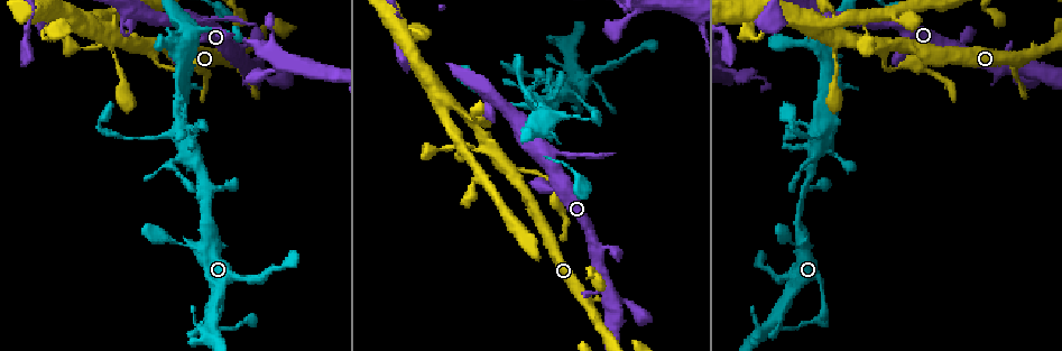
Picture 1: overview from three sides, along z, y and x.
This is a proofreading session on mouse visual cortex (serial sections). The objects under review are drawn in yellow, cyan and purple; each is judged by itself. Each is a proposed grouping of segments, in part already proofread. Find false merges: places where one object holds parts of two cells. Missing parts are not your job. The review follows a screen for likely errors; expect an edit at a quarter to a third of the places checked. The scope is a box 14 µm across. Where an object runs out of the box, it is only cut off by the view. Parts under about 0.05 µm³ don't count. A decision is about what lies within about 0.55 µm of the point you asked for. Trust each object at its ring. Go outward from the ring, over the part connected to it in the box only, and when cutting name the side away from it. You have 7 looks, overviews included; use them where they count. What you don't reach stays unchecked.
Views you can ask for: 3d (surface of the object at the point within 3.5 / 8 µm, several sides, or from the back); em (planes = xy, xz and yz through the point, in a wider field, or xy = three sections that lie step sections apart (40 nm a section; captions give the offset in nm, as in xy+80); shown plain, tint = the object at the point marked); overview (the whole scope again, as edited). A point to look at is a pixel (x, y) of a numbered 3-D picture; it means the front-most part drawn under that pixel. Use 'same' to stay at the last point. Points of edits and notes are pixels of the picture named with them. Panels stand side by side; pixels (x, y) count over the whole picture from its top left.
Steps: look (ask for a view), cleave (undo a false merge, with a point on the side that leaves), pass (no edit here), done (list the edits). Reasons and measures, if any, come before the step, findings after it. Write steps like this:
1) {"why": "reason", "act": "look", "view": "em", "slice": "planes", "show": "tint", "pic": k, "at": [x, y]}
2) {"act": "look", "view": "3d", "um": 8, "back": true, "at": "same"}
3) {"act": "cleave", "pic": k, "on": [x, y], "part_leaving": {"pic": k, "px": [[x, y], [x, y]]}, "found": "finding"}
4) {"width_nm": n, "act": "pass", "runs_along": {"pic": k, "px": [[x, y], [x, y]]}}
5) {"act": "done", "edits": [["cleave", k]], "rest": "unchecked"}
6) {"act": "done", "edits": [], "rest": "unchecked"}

{"why": "sudden change in width", "act": "look", "view": "em", "slice": "xy", "step": 1, "show": "tint", "pic": 1, "at": [179, 90]}

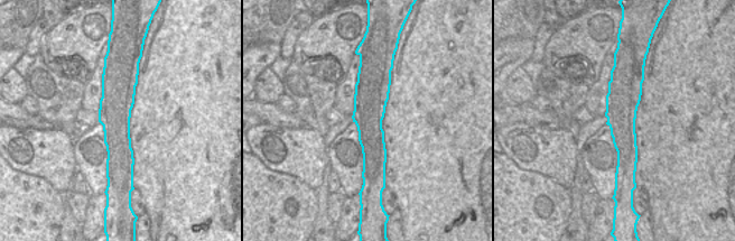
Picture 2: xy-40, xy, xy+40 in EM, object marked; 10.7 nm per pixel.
{"act": "look", "view": "3d", "um": 3.5, "at": "same"}

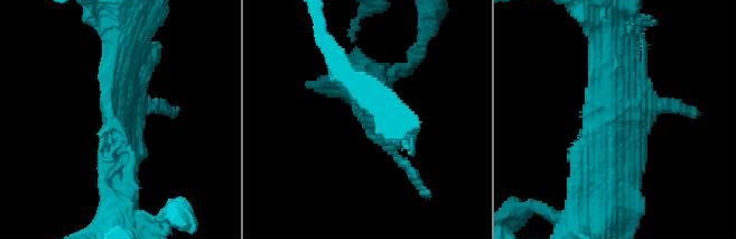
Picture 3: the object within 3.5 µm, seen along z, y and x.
{"width_nm": 360, "act": "pass", "runs_along": {"pic": 2, "px": [[110, 70], [123, 166]]}, "found": "one cell here"}

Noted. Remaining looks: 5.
{"why": "side arm on a straight run", "act": "look", "view": "3d", "um": 8, "back": true, "pic": 1, "at": [514, 173]}

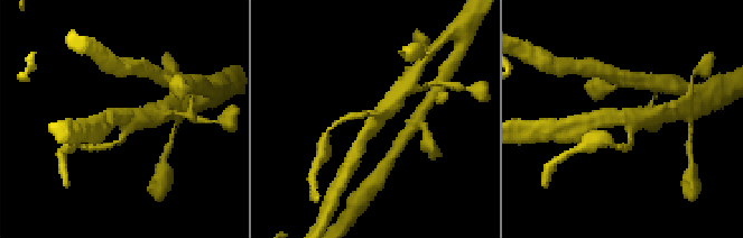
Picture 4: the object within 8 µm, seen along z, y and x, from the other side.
{"why": "zoom in", "act": "look", "view": "3d", "um": 3.5, "pic": 4, "at": [377, 119]}

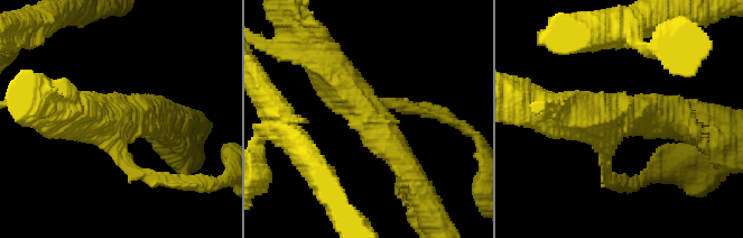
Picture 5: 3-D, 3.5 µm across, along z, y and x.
{"act": "pass", "runs_along": {"pic": 5, "px": [[409, 173], [374, 116], [323, 58]]}, "found": "one cell here"}

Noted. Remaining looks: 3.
{"why": "narrows sharply", "act": "look", "view": "3d", "um": 3.5, "pic": 1, "at": [494, 106]}

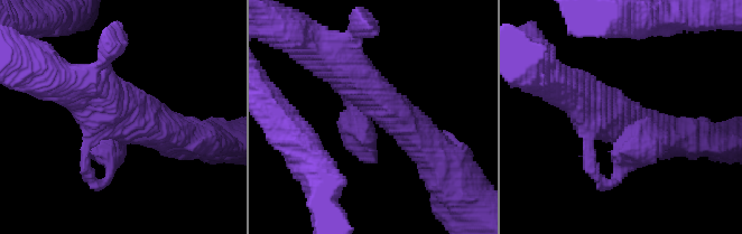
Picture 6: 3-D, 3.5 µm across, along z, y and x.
{"why": "now the EM", "act": "look", "view": "em", "slice": "xy", "step": 5, "show": "tint", "pic": 6, "at": [623, 137]}

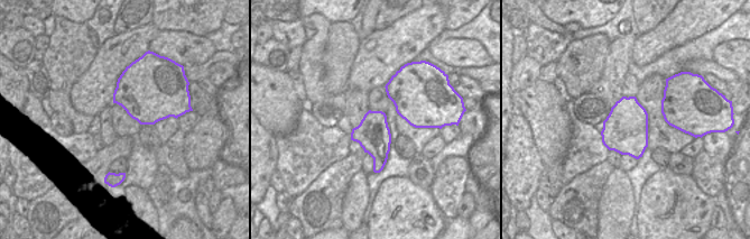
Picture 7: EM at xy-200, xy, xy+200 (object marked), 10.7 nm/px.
{"act": "pass", "runs_along": {"pic": 6, "px": [[421, 140], [370, 111], [377, 162]]}, "found": "continuous, no second cell"}

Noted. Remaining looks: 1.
{"act": "done", "edits": [], "rest": "unchecked"}

